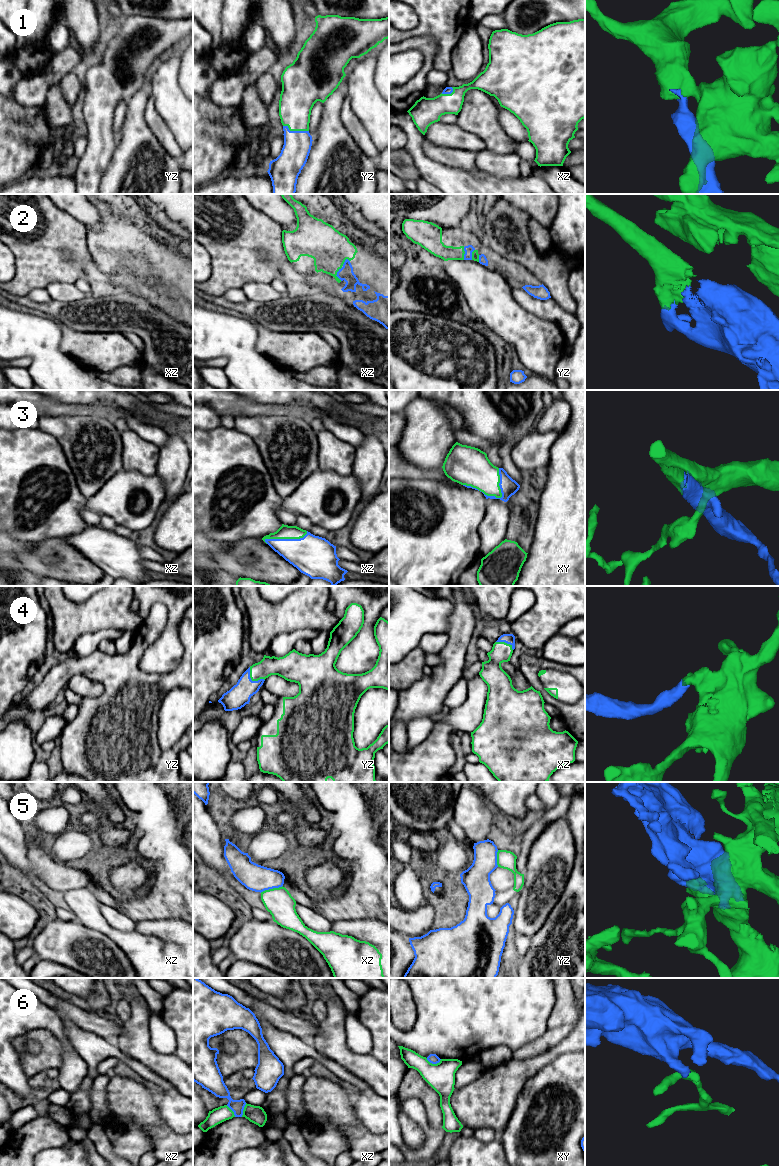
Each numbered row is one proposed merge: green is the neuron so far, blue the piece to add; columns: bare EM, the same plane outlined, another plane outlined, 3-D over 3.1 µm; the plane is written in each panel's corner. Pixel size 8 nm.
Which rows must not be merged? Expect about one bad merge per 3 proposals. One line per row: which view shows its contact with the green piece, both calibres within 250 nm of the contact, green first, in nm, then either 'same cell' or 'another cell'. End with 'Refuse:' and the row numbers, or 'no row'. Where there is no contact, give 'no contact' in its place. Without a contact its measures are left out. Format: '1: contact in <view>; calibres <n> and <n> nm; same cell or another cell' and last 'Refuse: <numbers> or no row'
1: contact in yz; calibres 280 and 220 nm; same cell
2: contact in xz; calibres 320 and 120 nm; same cell
3: contact in xy; calibres 320 and 140 nm; same cell
4: contact in yz; calibres 150 and 180 nm; same cell
5: contact in xz; calibres 220 and 220 nm; another cell
6: contact in xy; calibres 220 and 80 nm; another cell
Refuse: 5, 6

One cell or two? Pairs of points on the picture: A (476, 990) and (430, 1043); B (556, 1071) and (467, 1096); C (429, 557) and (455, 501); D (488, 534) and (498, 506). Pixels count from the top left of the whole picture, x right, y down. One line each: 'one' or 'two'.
A: one
B: two
C: one
D: one

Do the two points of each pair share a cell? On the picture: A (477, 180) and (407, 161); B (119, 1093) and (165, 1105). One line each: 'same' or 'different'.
A: different
B: different

